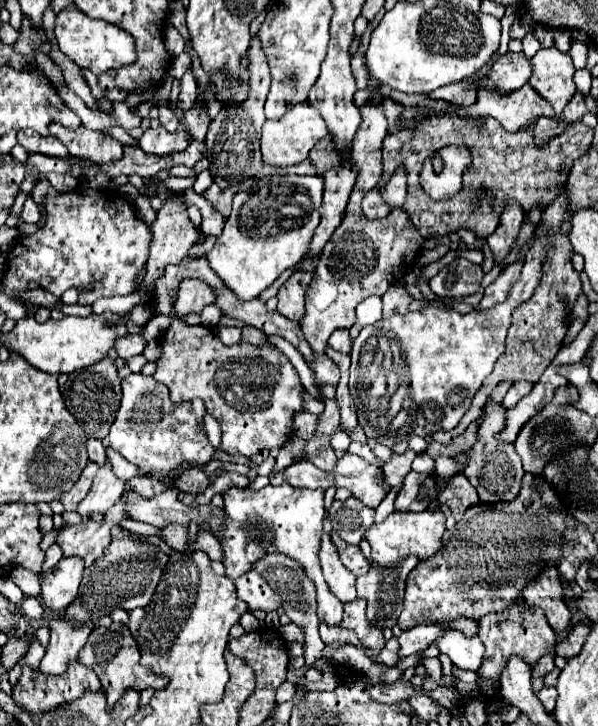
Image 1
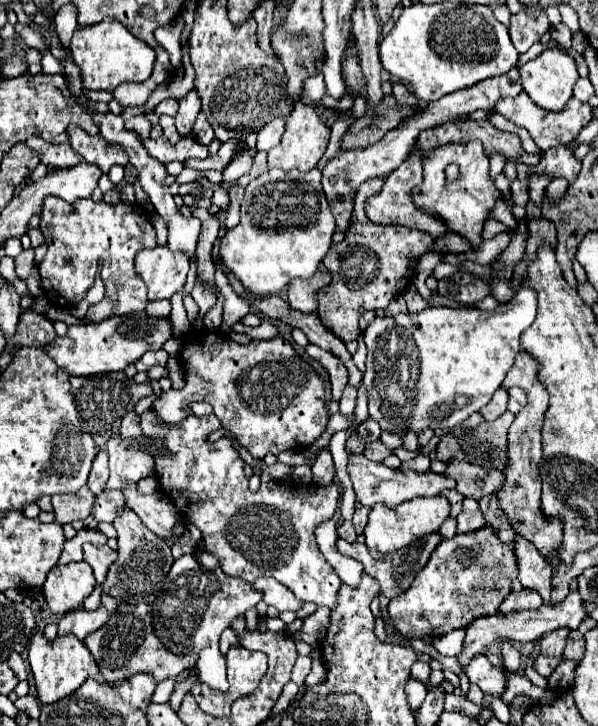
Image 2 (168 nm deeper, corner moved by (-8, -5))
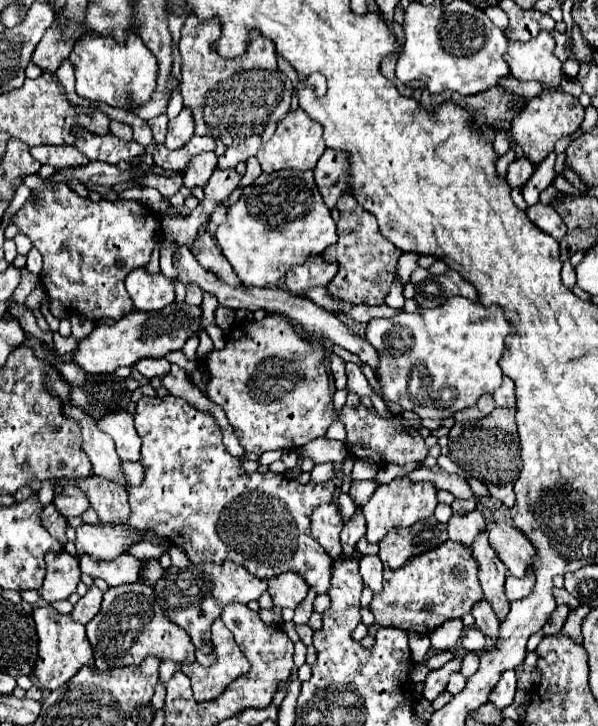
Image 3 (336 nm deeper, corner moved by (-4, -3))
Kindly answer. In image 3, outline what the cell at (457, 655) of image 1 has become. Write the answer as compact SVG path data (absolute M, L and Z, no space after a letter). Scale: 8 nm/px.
M505 671L501 675L501 681L495 685L489 701L497 707L497 709L505 709L513 703L513 697L515 697L515 681L517 681L517 675L515 671Z

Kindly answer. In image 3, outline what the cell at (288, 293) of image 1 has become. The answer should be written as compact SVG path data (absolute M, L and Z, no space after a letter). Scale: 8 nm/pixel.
M311 255L303 265L289 269L285 283L291 293L299 293L315 285L325 287L331 281L331 277L335 277L335 273L337 273L337 263L325 263L321 255Z

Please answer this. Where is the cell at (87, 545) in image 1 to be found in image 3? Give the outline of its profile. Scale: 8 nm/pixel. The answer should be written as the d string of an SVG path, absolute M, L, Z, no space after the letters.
M123 553L121 557L113 561L107 561L107 563L103 561L101 565L93 565L89 557L81 555L79 565L81 565L81 573L87 573L91 577L101 577L109 587L117 587L125 583L139 583L143 577L143 561L127 553Z

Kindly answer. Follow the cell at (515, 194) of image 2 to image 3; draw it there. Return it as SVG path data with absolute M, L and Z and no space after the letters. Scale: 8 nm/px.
M517 157L509 167L507 167L507 183L511 185L511 187L521 187L521 185L525 185L525 181L529 181L531 179L531 175L533 175L533 171L535 171L535 165L529 161L529 157Z

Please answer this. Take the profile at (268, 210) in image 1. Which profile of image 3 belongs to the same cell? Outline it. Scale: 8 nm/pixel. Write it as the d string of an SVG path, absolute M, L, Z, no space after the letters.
M277 171L261 173L257 181L243 189L241 199L227 209L227 221L217 227L217 245L231 263L239 281L253 287L275 287L293 267L305 263L311 253L323 253L337 241L335 221L323 203L313 179L313 171Z

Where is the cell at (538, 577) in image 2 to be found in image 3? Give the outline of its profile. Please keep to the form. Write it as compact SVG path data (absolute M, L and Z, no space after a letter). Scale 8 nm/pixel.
M487 523L489 545L497 553L497 557L505 563L511 575L521 577L527 569L533 567L533 545L519 529L509 523Z

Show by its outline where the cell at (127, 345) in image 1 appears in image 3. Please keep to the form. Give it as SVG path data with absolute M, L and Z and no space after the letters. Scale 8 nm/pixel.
M157 359L157 361L141 361L135 365L135 369L147 377L147 379L153 379L153 377L163 377L169 373L171 369L171 363L167 359Z

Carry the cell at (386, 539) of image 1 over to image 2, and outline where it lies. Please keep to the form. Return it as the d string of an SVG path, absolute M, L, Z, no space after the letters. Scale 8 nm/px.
M441 495L417 497L417 499L411 499L411 501L403 501L395 509L373 507L371 513L369 513L369 523L363 531L365 545L375 559L385 559L389 553L395 553L395 551L407 547L409 543L413 543L421 537L437 533L439 527L443 525L443 521L449 517L449 513L451 513L451 503Z

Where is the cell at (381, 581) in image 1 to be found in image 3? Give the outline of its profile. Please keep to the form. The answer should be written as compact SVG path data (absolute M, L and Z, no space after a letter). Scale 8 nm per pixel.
M427 517L417 521L417 525L389 531L379 543L379 557L383 563L389 563L389 567L395 571L403 567L405 561L413 555L425 553L435 545L445 543L447 539L447 525L439 523L435 517Z

